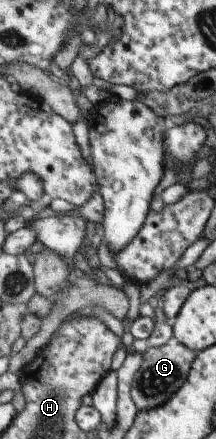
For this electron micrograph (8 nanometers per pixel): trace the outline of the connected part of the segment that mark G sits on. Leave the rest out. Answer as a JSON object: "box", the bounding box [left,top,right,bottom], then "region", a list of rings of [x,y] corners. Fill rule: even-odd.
{"box":[132,337,196,410],"region":[[[172,337],[171,342],[164,346],[150,347],[144,353],[142,368],[136,372],[132,383],[132,398],[139,410],[152,410],[166,404],[182,388],[194,358],[196,353],[186,348],[175,337]]]}

